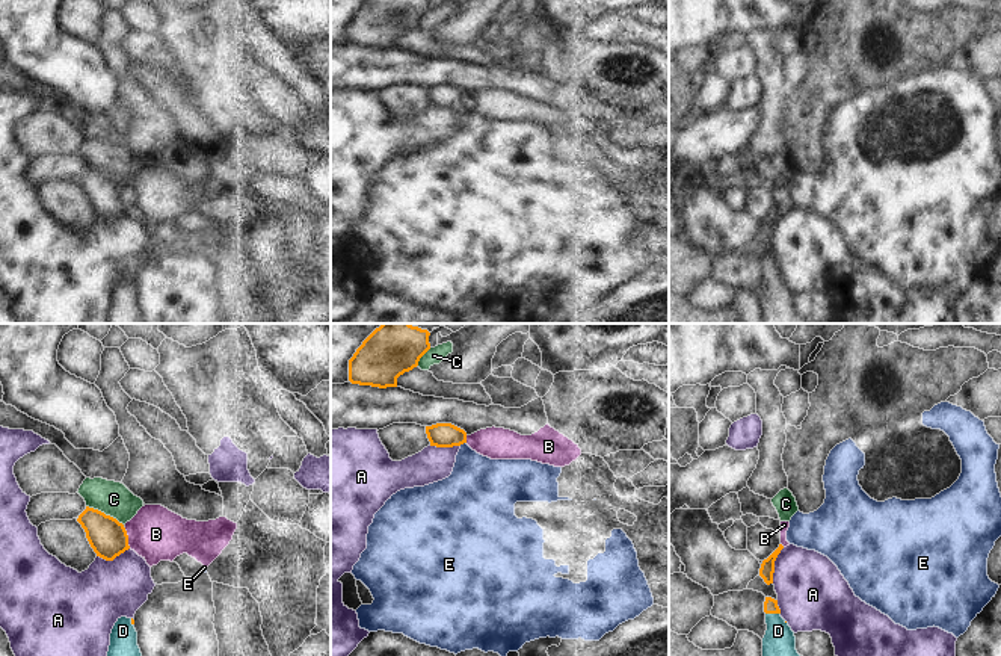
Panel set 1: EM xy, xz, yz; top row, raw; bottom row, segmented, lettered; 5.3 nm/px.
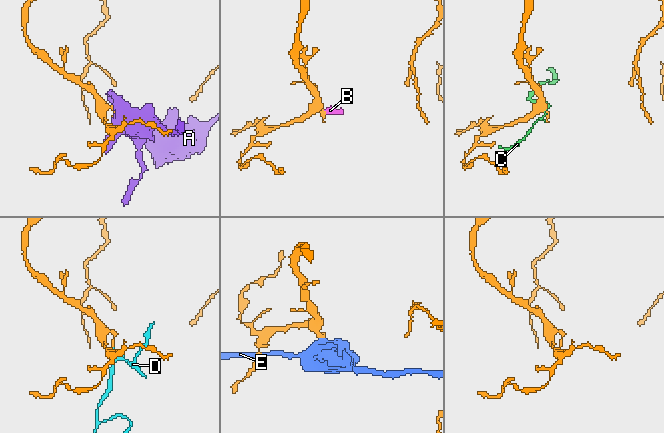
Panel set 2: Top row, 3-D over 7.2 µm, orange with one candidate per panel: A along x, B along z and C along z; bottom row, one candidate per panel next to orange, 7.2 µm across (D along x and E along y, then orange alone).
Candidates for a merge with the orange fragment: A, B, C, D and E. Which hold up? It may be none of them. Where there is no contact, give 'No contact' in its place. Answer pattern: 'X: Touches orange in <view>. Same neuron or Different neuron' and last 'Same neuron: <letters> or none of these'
A: Touches orange in yz. Different neuron
B: Touches orange in xy. Different neuron
C: Touches orange in xy. Different neuron
D: Touches orange in yz. Same neuron
E: Touches orange in xz. Different neuron
Same neuron: D

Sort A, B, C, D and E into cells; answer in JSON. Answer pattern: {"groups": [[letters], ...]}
{"groups": [["A"], ["B"], ["C"], ["D"], ["E"]]}

